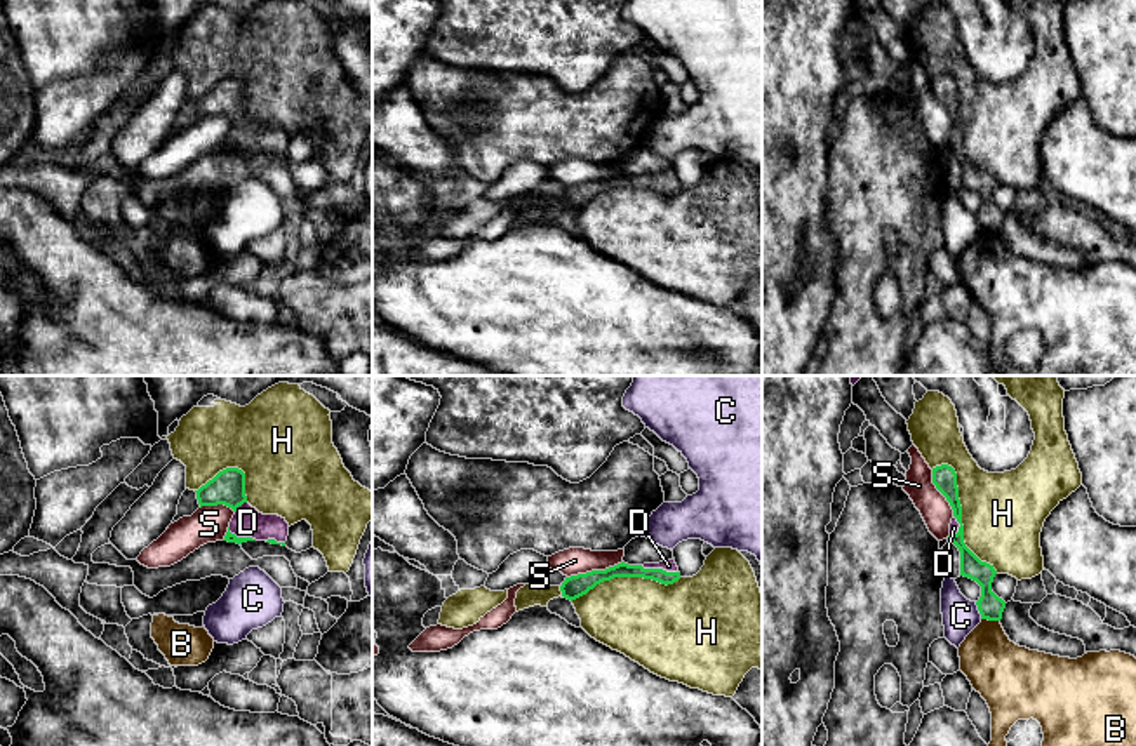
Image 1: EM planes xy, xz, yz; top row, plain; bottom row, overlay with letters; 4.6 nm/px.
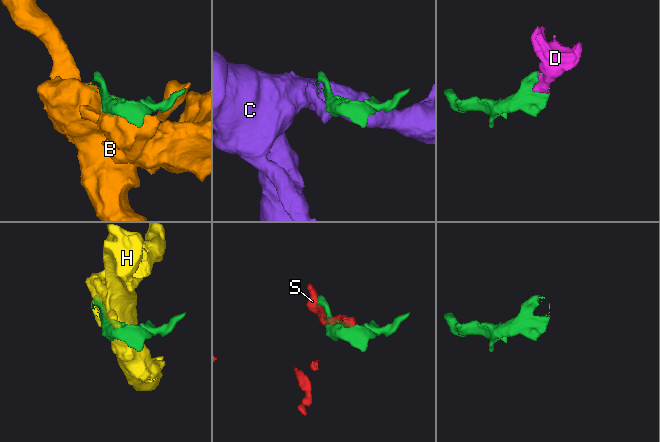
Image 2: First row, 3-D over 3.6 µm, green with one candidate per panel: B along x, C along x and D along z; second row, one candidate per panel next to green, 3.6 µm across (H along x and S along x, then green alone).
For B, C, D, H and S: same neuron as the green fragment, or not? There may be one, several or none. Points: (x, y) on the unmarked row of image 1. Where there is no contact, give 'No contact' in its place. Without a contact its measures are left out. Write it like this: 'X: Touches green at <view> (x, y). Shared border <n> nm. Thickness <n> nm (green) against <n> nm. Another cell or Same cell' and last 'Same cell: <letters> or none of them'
B: Touches green at yz (990, 230). Shared border 90 nm. Thickness 120 nm (green) against 280 nm. Another cell
C: Touches green at yz (978, 219). Shared border 90 nm. Thickness 120 nm (green) against 170 nm. Another cell
D: Touches green at xz (660, 179). Shared border 180 nm. Thickness 70 nm (green) against 60 nm. Same cell
H: Touches green at yz (961, 124). Shared border 600 nm. Thickness 110 nm (green) against 380 nm. Another cell
S: Touches green at xz (594, 181). Shared border 260 nm. Thickness 110 nm (green) against 130 nm. Another cell
Same cell: D

